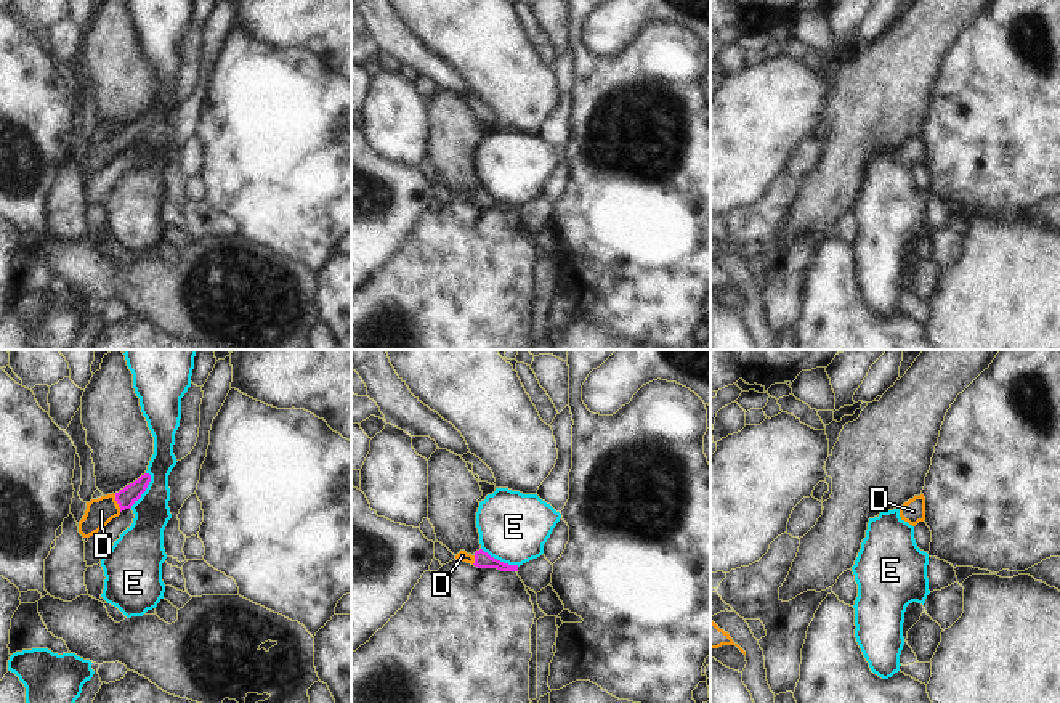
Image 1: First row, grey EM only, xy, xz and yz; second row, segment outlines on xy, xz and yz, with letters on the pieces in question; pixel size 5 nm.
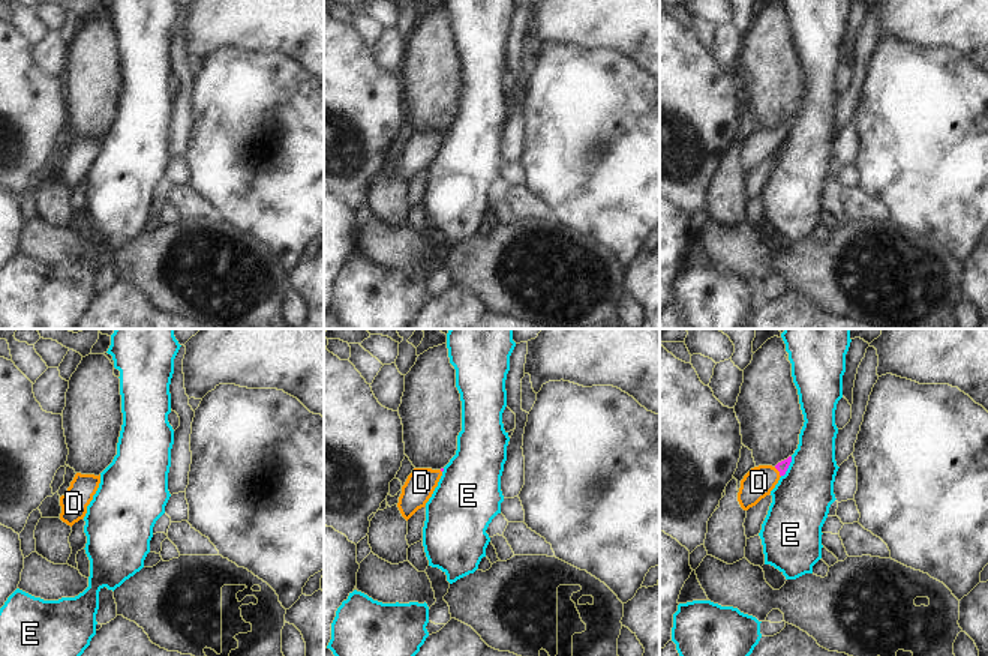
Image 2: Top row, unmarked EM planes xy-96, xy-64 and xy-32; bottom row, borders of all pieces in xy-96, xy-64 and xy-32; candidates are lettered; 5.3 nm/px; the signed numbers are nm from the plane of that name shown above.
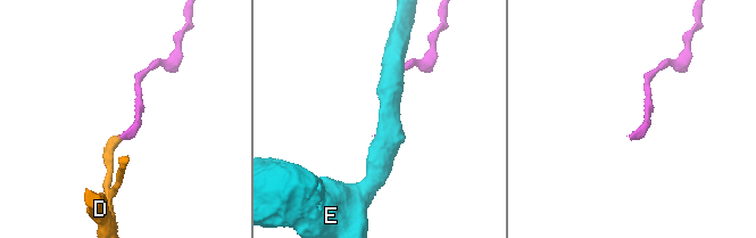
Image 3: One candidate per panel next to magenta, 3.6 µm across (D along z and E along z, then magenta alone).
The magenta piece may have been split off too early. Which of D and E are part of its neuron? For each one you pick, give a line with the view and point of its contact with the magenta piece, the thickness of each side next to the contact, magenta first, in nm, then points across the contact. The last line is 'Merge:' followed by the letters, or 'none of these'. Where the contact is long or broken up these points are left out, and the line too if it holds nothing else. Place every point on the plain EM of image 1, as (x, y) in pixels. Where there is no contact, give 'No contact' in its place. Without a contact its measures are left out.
D: Touches magenta at xy (117, 143). Thickness 100 nm (magenta) against 140 nm. Path across: xy (125, 138), (117, 143), (101, 151)
Merge: D.

